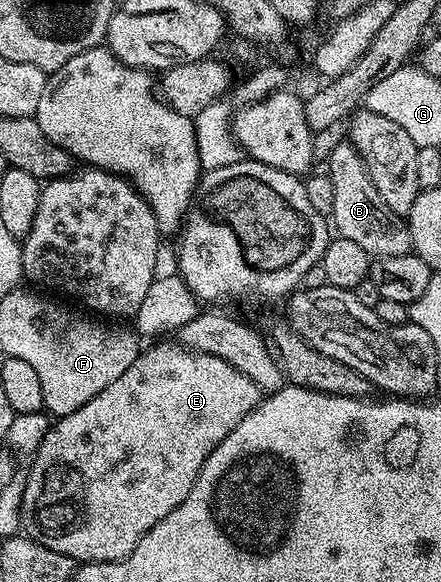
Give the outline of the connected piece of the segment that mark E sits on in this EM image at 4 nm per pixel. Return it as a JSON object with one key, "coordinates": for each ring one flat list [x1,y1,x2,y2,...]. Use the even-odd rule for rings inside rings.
{"coordinates":[[170,341,155,342,158,344,148,348,147,351,145,348,136,357,136,361,132,361,132,365,128,365,128,369,124,369,124,373,120,373,120,377,116,377,112,385,108,385,108,389,96,393,96,397,92,397,88,405,76,409,76,413,61,416,51,426,48,434,42,439,42,444,33,452,34,464,30,467,30,476,24,479,22,489,21,530,29,538,48,549,56,549,56,553,64,553,72,557,79,564,107,563,122,559,128,553,132,553,132,549,136,549,142,537,147,535,157,523,164,521,164,517,168,517,172,509,176,509,186,500,212,449,216,449,216,445,220,445,220,441,224,441,224,437,228,437,228,433,232,433,232,429,236,429,236,425,240,425,240,421,244,421,244,417,248,417,248,413,258,406,260,402,258,387,244,373,240,373,240,369,236,369,220,357,191,351,189,347,183,347,177,341,166,342]]}

